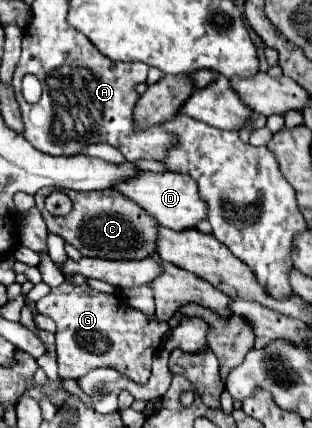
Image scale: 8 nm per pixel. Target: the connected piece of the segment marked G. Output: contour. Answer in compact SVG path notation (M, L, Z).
M64 281L36 303L38 313L48 315L56 323L58 375L62 379L80 379L102 367L116 369L136 383L146 383L150 363L160 347L160 337L170 329L168 323L150 323L140 311L120 305L116 295L98 293L88 285L76 287Z

